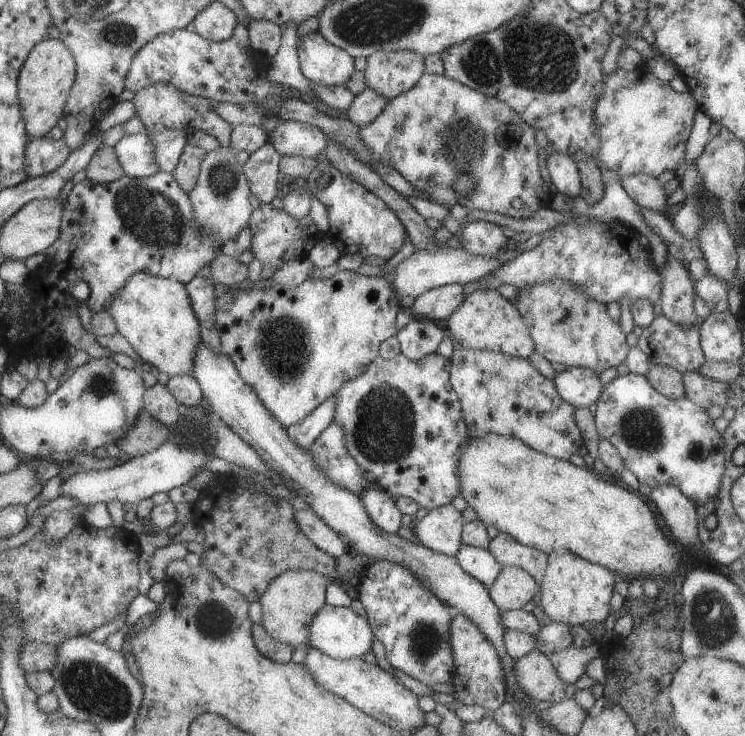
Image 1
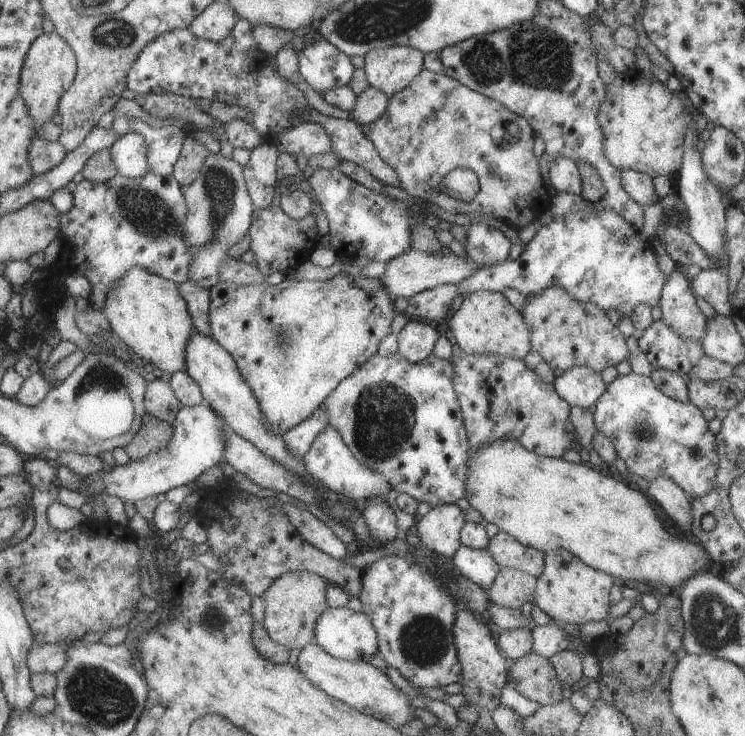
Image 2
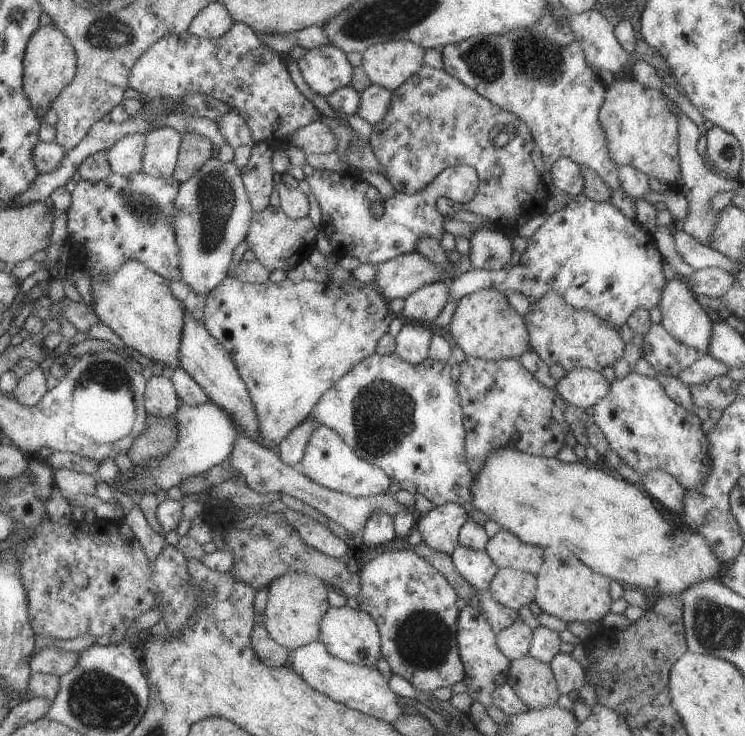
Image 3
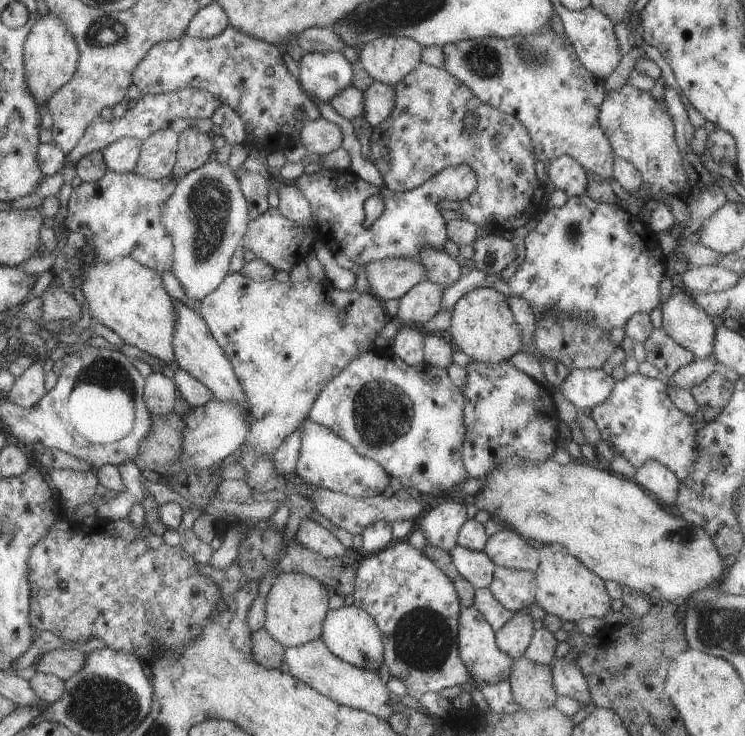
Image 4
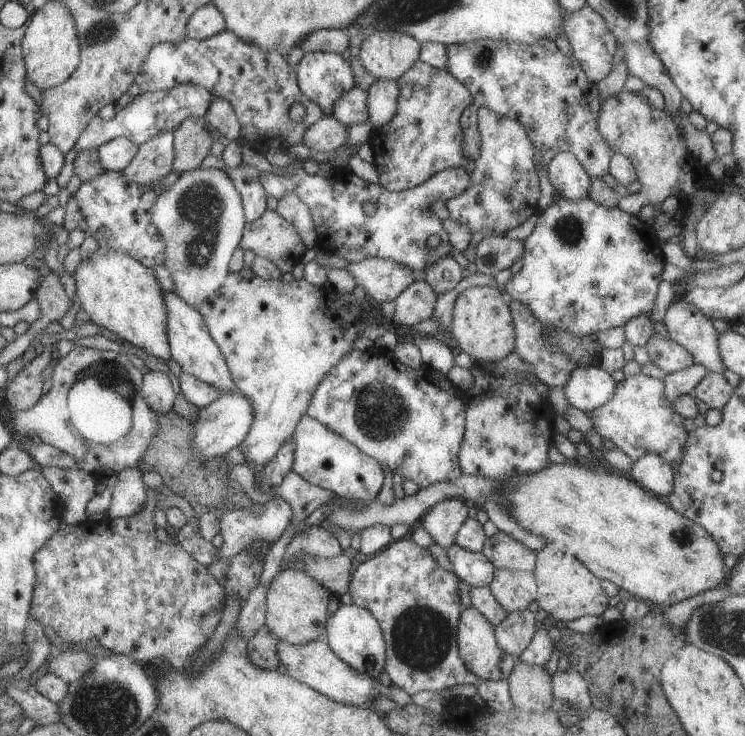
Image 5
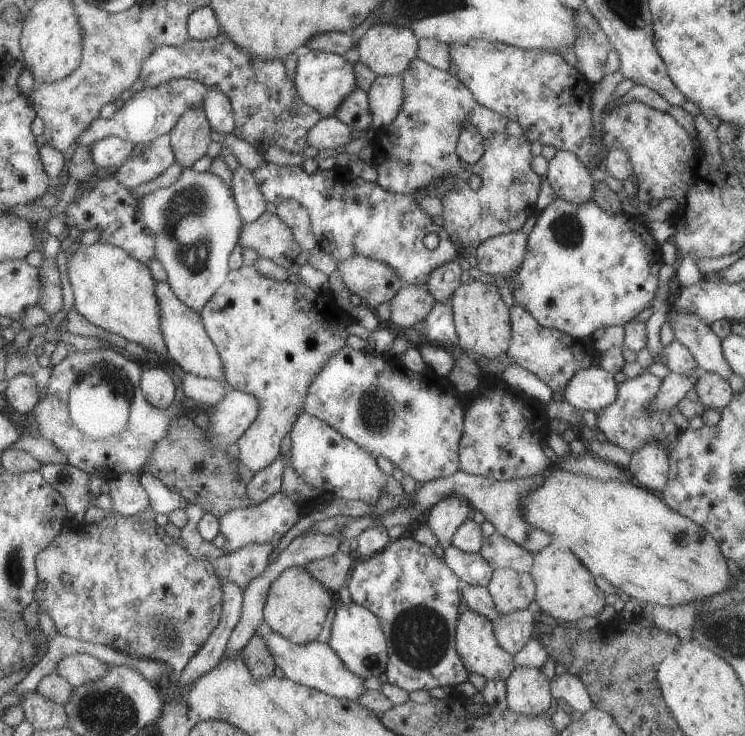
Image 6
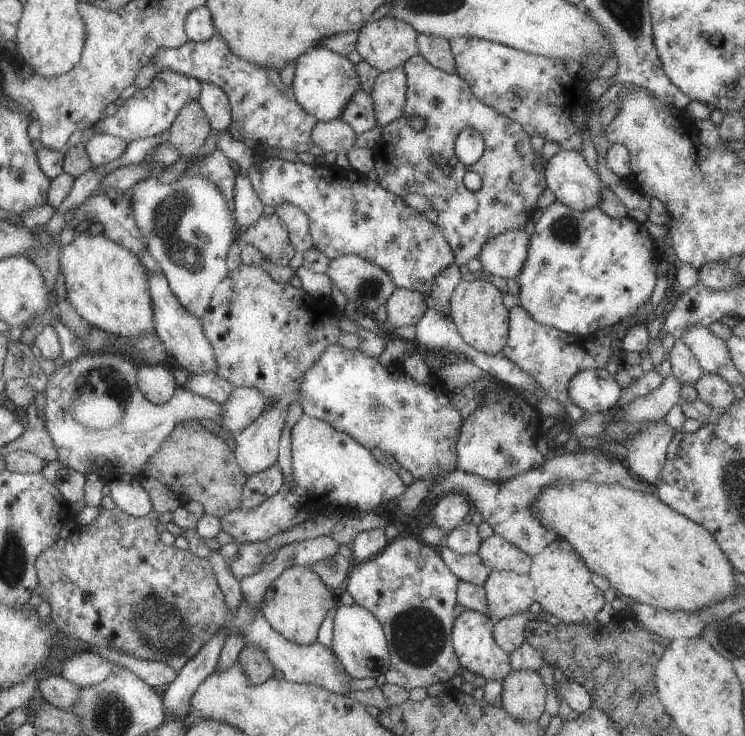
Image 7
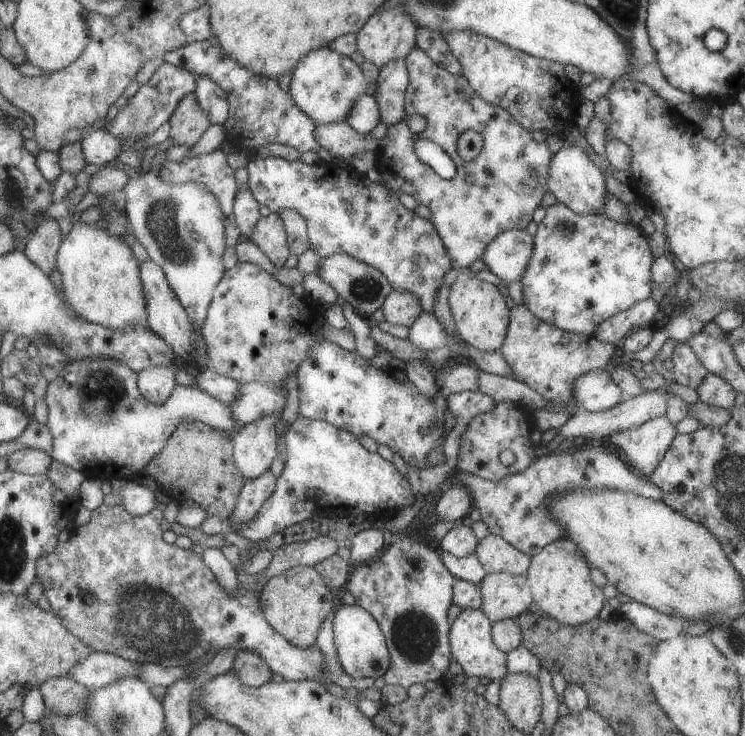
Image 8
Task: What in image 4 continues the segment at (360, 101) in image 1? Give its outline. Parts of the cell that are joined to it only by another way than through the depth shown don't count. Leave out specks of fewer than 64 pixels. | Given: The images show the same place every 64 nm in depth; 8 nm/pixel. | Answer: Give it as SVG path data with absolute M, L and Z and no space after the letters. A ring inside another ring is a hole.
M374 81L362 94L363 119L371 128L381 125L395 106L394 86Z

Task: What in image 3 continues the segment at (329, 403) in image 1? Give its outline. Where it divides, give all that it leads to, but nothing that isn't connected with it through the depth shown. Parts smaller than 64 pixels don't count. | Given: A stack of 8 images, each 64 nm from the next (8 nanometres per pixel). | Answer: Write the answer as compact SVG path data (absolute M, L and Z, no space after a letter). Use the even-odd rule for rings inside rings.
M306 419L301 425L291 430L287 436L274 448L274 453L285 464L285 466L295 466L303 457L307 438L311 436L311 432L317 428L318 424L315 420Z

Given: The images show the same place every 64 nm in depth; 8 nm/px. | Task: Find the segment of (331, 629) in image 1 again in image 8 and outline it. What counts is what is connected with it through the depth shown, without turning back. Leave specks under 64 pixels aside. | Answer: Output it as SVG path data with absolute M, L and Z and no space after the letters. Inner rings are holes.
M342 605L332 618L332 633L337 660L345 674L351 678L372 678L375 680L389 668L390 656L384 634L377 621L357 605Z

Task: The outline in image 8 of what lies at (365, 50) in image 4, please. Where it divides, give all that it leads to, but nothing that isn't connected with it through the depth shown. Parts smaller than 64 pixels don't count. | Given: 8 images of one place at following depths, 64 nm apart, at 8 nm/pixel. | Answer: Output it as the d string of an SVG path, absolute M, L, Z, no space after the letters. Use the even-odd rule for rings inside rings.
M401 5L385 10L381 14L373 13L356 32L356 50L363 60L373 63L378 69L389 61L404 59L416 46L417 27L410 16L402 12Z

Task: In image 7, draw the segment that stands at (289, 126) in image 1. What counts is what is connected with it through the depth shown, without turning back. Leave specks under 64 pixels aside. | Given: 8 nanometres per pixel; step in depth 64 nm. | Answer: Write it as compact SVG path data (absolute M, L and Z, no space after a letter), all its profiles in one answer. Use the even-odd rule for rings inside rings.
M341 119L317 121L310 132L312 144L325 152L334 152L340 156L353 148L357 135Z

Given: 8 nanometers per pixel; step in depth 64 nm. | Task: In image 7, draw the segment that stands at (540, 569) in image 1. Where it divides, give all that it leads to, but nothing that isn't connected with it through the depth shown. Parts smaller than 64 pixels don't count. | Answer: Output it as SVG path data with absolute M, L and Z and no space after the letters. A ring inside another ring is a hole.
M491 535L481 541L476 552L490 572L513 571L520 575L527 575L530 571L530 556L507 542L502 536Z

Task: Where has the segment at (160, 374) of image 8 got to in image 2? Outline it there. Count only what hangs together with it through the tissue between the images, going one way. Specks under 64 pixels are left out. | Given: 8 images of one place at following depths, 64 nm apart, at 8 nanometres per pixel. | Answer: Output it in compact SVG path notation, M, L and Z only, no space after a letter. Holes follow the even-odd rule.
M154 379L147 382L144 393L144 408L146 413L159 421L164 421L167 425L175 421L177 412L182 405L173 395L167 382Z

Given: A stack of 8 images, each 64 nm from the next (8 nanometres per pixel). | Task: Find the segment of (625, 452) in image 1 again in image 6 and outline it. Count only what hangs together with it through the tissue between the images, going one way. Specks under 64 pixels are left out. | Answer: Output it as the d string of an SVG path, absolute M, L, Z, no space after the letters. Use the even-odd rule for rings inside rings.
M645 372L617 383L615 400L601 410L594 412L599 436L611 444L623 448L630 456L643 447L645 443L661 445L665 449L666 455L669 456L680 431L676 424L670 420L667 411L654 411L652 409L651 404L660 384L661 381L656 376Z

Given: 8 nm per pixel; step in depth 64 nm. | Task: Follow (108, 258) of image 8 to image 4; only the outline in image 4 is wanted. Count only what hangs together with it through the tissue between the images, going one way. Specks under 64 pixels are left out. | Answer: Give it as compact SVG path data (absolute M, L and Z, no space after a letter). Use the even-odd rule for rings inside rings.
M119 256L111 262L94 258L92 264L82 265L79 273L81 292L93 322L113 331L123 343L163 361L165 366L174 361L171 340L175 310L155 270L142 266L131 256Z

